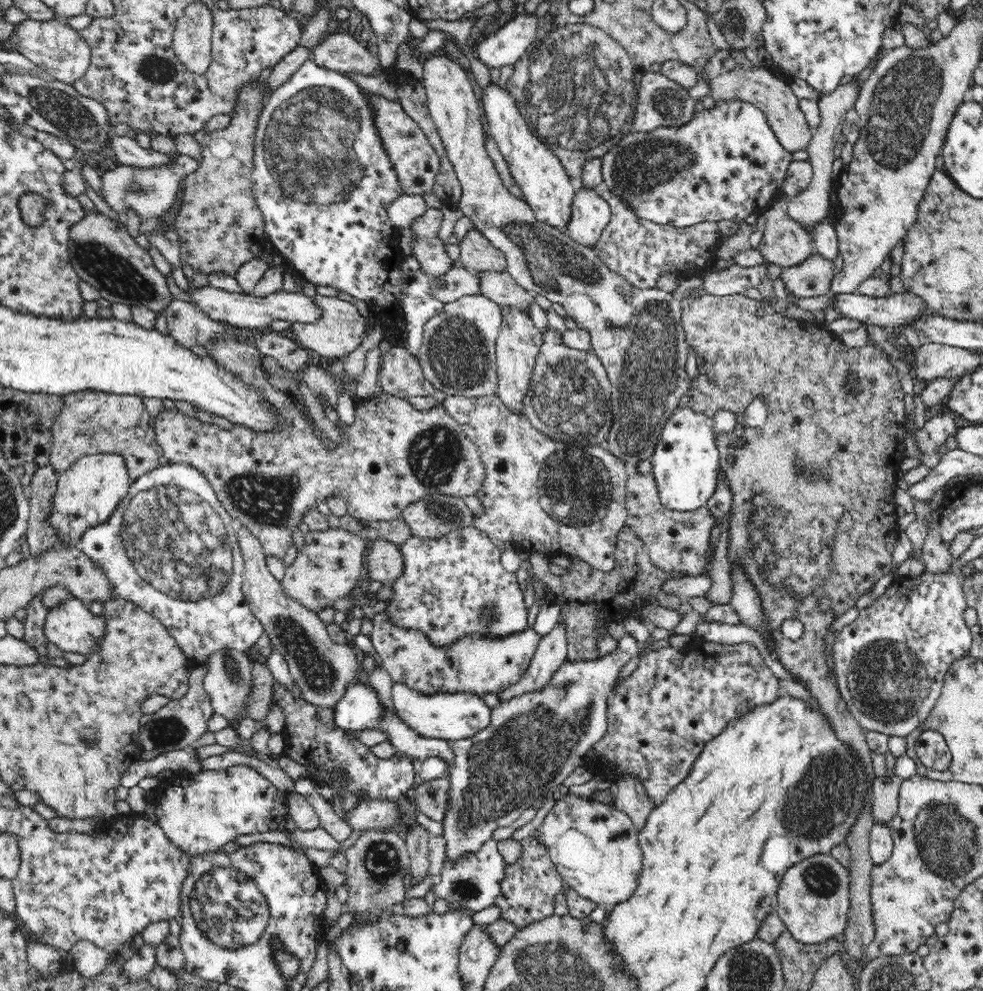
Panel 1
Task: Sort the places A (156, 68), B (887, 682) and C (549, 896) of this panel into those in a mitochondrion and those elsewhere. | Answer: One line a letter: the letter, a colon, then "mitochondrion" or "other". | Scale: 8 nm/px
A: mitochondrion
B: mitochondrion
C: other

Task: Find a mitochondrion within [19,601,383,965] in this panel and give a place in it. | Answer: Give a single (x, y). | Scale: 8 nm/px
(230, 907)

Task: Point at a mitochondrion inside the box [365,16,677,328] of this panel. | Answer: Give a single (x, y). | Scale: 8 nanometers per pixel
(576, 83)

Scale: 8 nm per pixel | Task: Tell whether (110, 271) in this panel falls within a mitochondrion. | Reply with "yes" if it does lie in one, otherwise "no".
yes

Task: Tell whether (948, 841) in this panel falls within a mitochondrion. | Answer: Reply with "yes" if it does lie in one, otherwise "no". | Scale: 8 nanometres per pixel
yes

